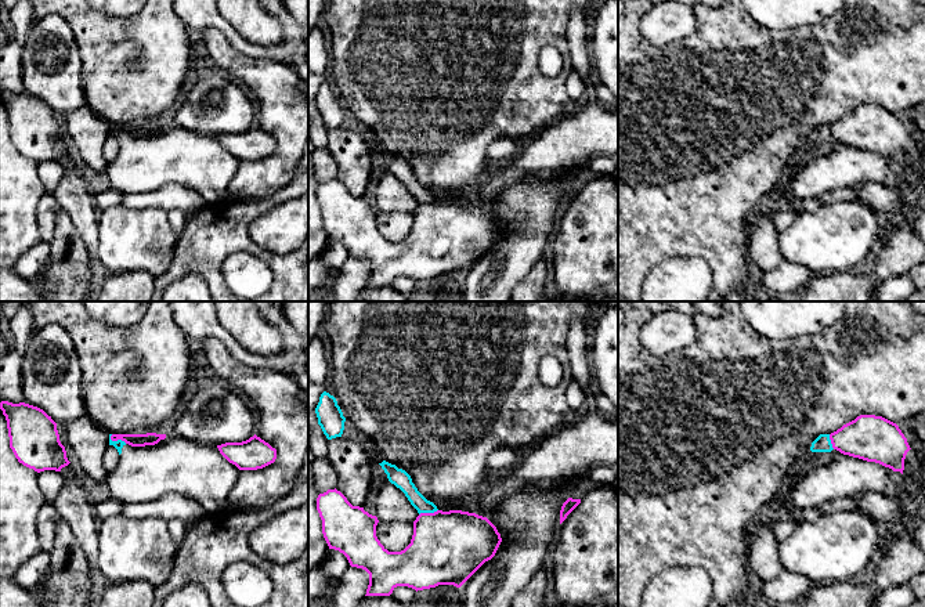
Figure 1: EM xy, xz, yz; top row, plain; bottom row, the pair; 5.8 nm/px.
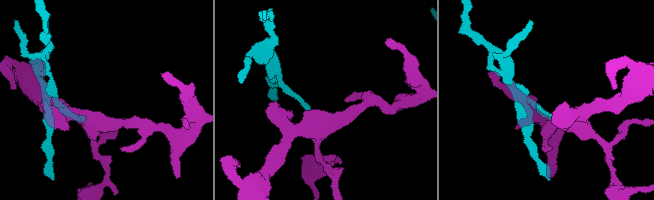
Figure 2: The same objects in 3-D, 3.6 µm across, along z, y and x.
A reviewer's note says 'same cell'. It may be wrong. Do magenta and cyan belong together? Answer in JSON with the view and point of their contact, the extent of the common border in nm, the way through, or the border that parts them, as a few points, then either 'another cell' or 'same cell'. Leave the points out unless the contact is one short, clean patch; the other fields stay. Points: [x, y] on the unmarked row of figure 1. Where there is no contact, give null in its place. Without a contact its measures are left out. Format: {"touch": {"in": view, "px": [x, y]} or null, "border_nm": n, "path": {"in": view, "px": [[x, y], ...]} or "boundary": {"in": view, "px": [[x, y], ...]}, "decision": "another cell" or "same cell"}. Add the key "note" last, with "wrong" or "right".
{"touch": {"in": "xy", "px": [118, 129]}, "border_nm": 110, "boundary": {"in": "xy", "px": [[109, 126], [112, 130], [123, 130], [126, 133]]}, "decision": "another cell", "note": "wrong"}

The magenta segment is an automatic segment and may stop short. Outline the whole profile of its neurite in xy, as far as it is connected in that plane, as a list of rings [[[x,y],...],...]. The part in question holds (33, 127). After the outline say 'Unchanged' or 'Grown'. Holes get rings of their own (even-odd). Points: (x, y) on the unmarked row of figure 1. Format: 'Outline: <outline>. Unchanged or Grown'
Outline: [[[0,93],[7,111],[10,138],[24,156],[40,163],[61,162],[71,152],[59,131],[57,113],[43,100],[19,93]]]. Unchanged

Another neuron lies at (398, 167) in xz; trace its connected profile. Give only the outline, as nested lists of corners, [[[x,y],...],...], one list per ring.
[[[383,151],[379,155],[387,165],[389,171],[405,184],[405,187],[408,188],[411,195],[418,200],[419,205],[420,203],[434,203],[438,200],[433,192],[427,191],[418,181],[418,178],[412,173],[411,166],[405,160],[398,159],[395,155],[391,155],[386,151]]]

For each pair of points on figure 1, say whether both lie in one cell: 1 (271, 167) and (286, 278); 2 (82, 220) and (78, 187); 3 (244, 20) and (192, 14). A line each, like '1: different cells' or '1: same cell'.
1: different cells
2: same cell
3: different cells

